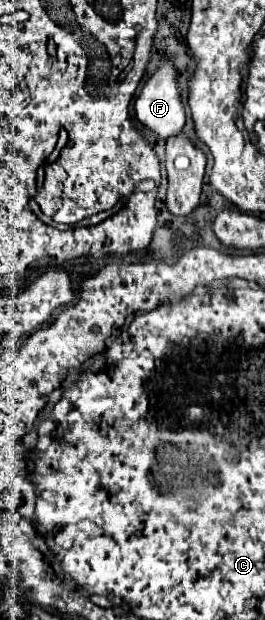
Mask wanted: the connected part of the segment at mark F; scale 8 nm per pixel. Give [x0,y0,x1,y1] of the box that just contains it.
[134,60,186,142]

